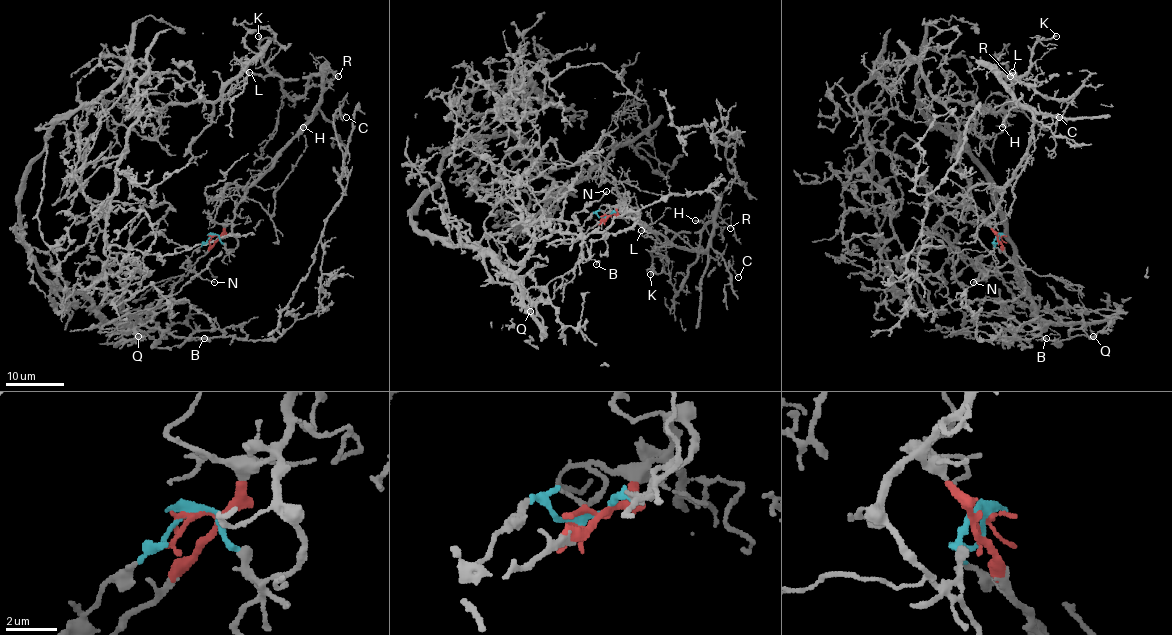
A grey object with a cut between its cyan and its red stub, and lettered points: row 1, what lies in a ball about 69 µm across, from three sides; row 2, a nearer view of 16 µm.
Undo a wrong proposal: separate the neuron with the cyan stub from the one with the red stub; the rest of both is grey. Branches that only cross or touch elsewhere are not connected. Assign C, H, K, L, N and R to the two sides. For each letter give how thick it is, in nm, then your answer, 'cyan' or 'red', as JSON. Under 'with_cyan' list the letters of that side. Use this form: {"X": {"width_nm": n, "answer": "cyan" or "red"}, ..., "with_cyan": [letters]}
{"C": {"width_nm": 120, "answer": "red"}, "H": {"width_nm": 260, "answer": "red"}, "K": {"width_nm": 320, "answer": "red"}, "L": {"width_nm": 320, "answer": "red"}, "N": {"width_nm": 170, "answer": "cyan"}, "R": {"width_nm": 170, "answer": "red"}, "with_cyan": ["N"]}

